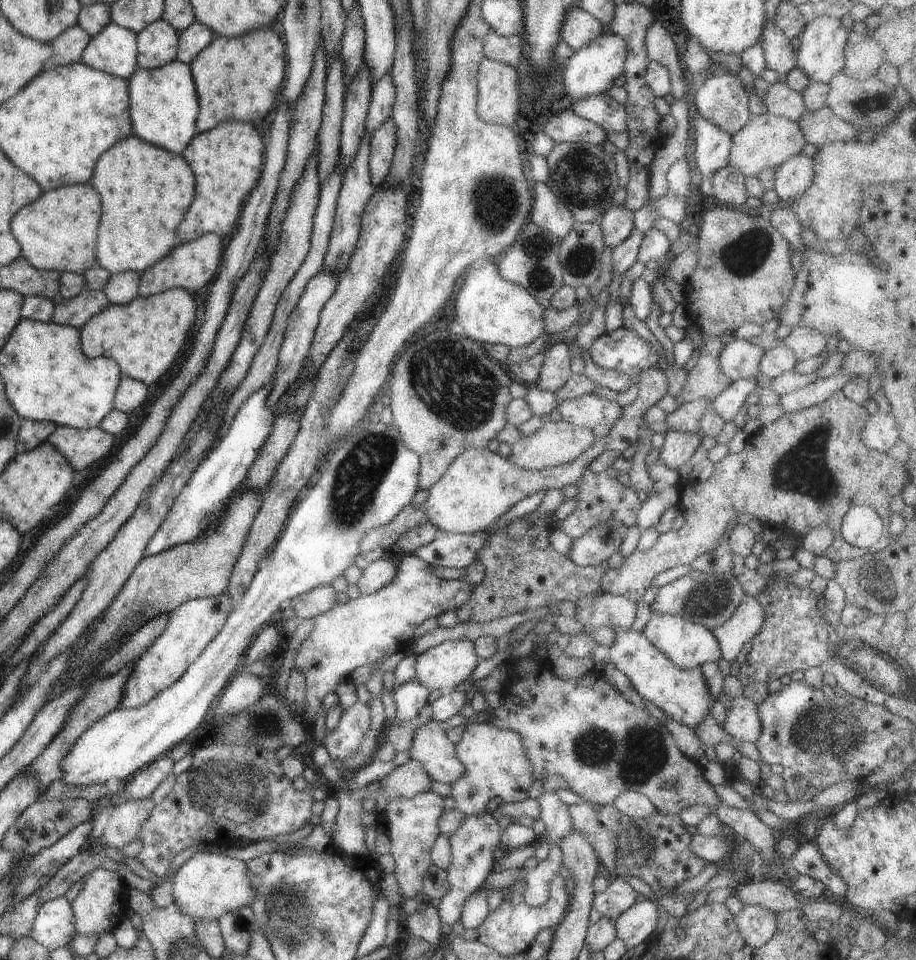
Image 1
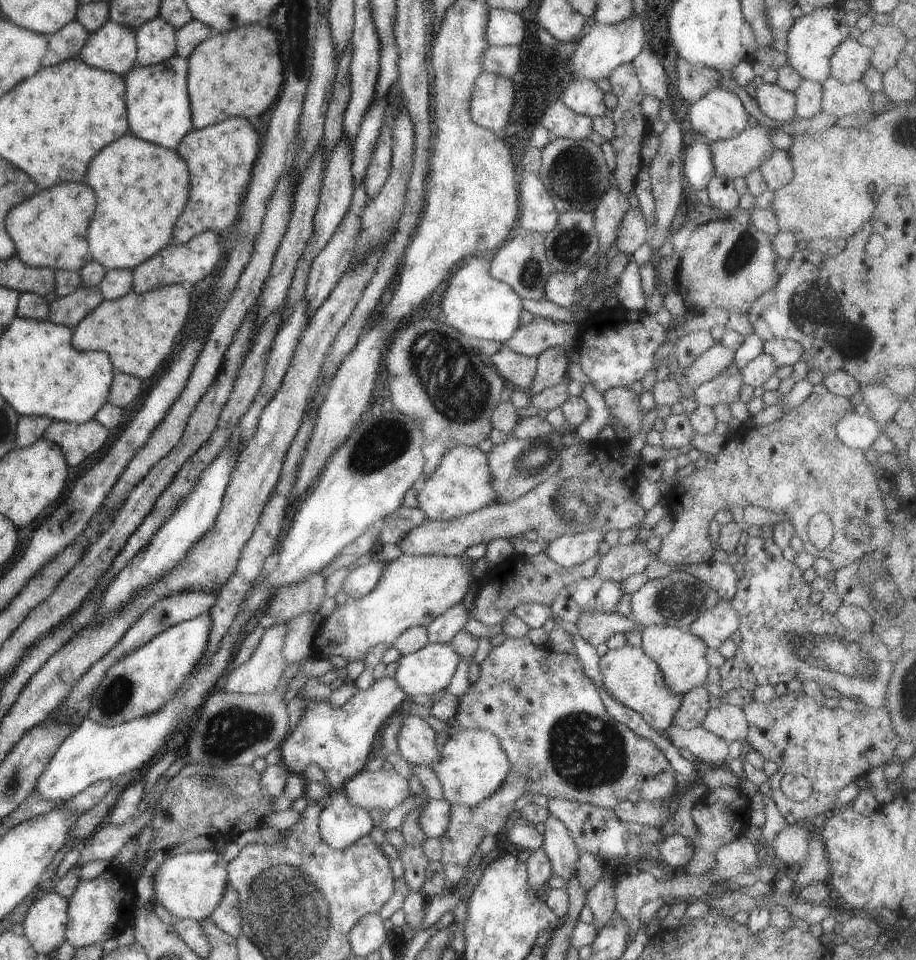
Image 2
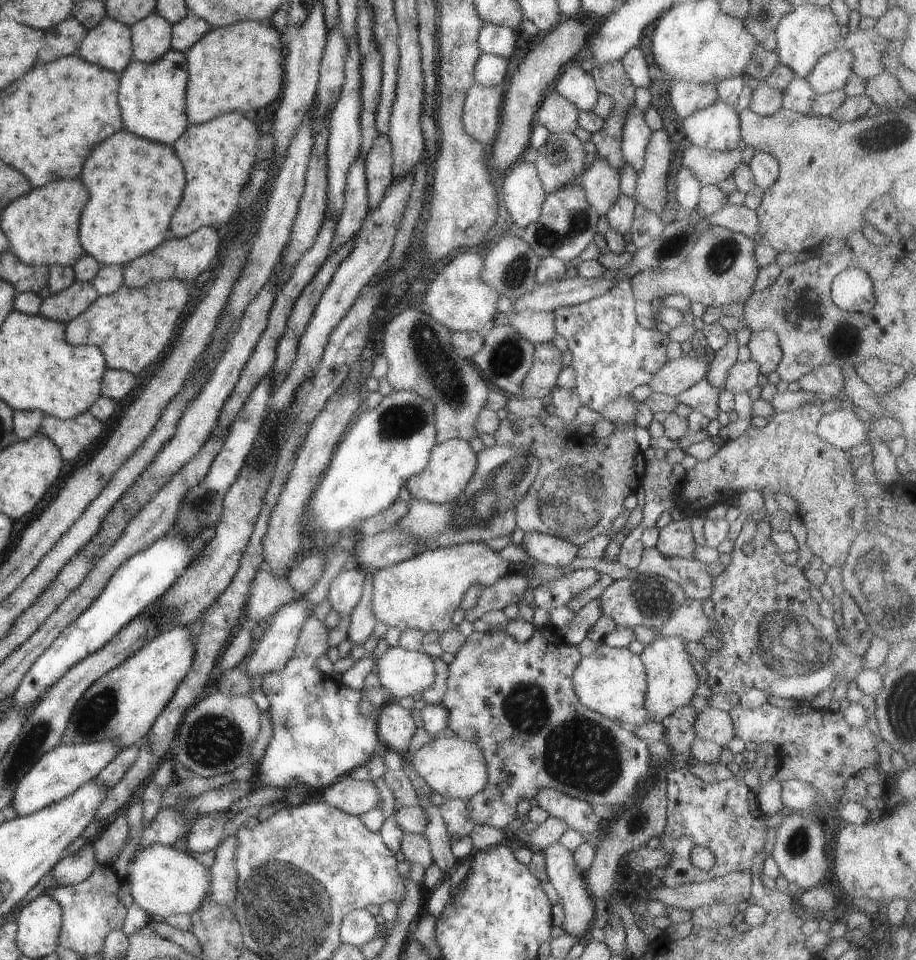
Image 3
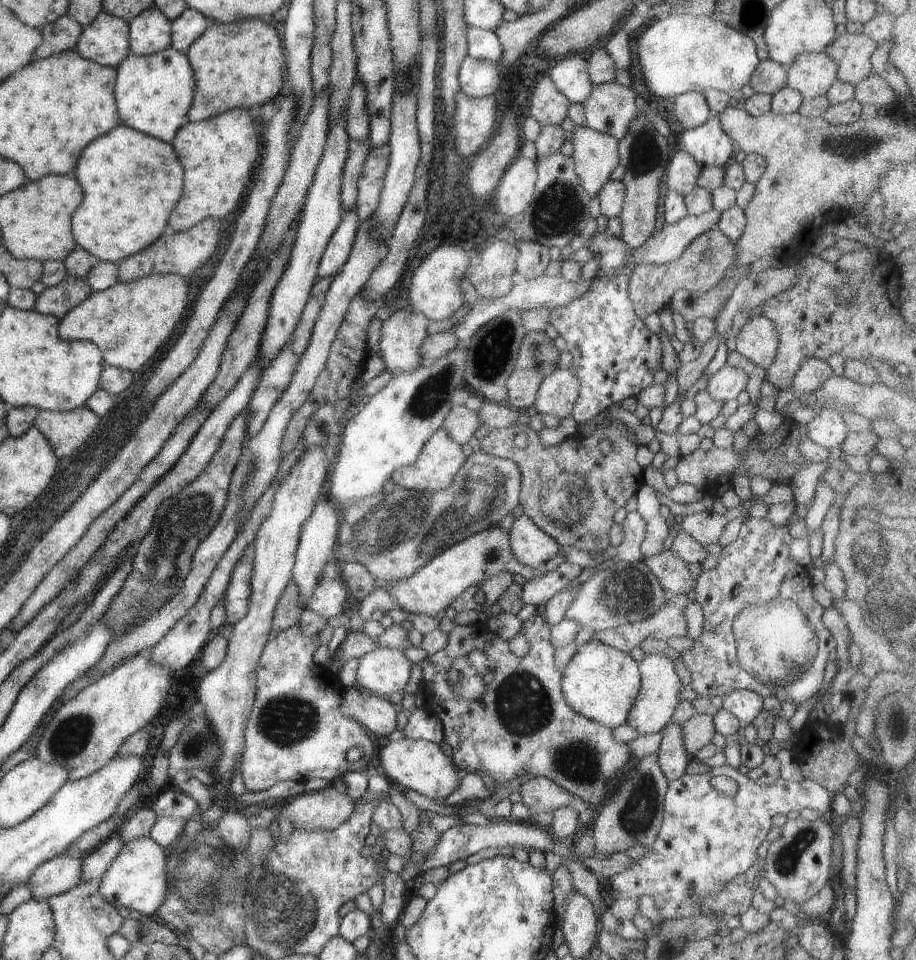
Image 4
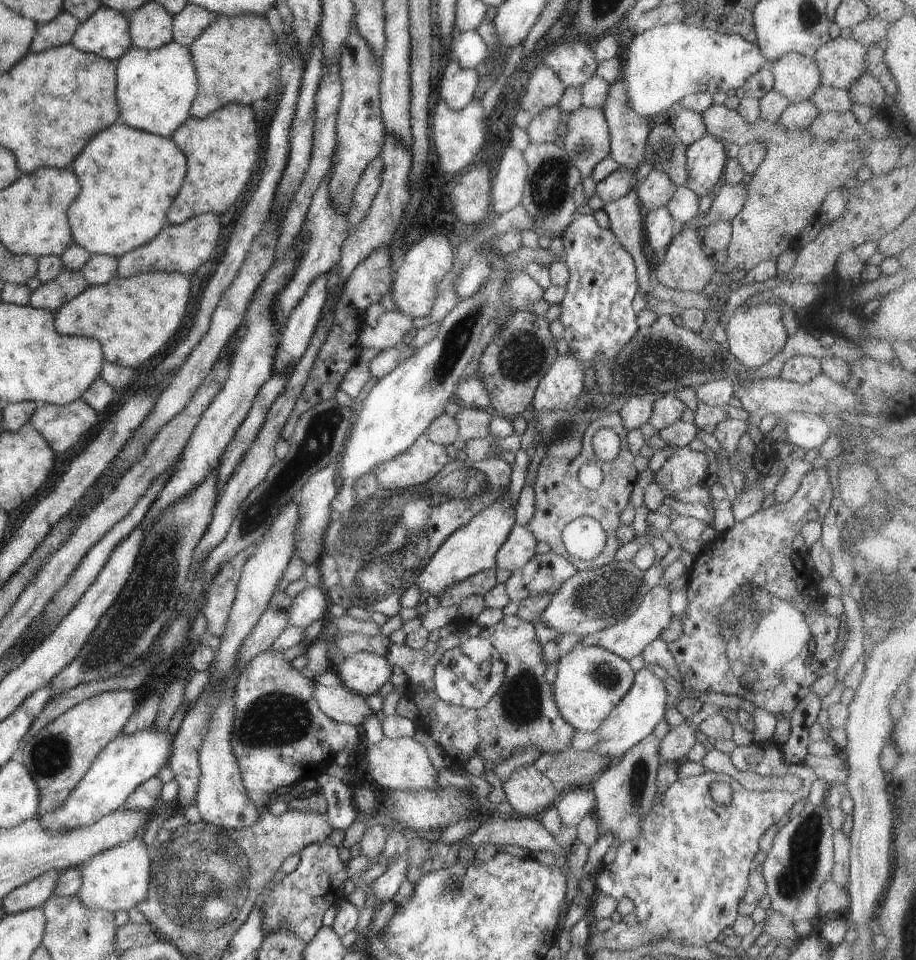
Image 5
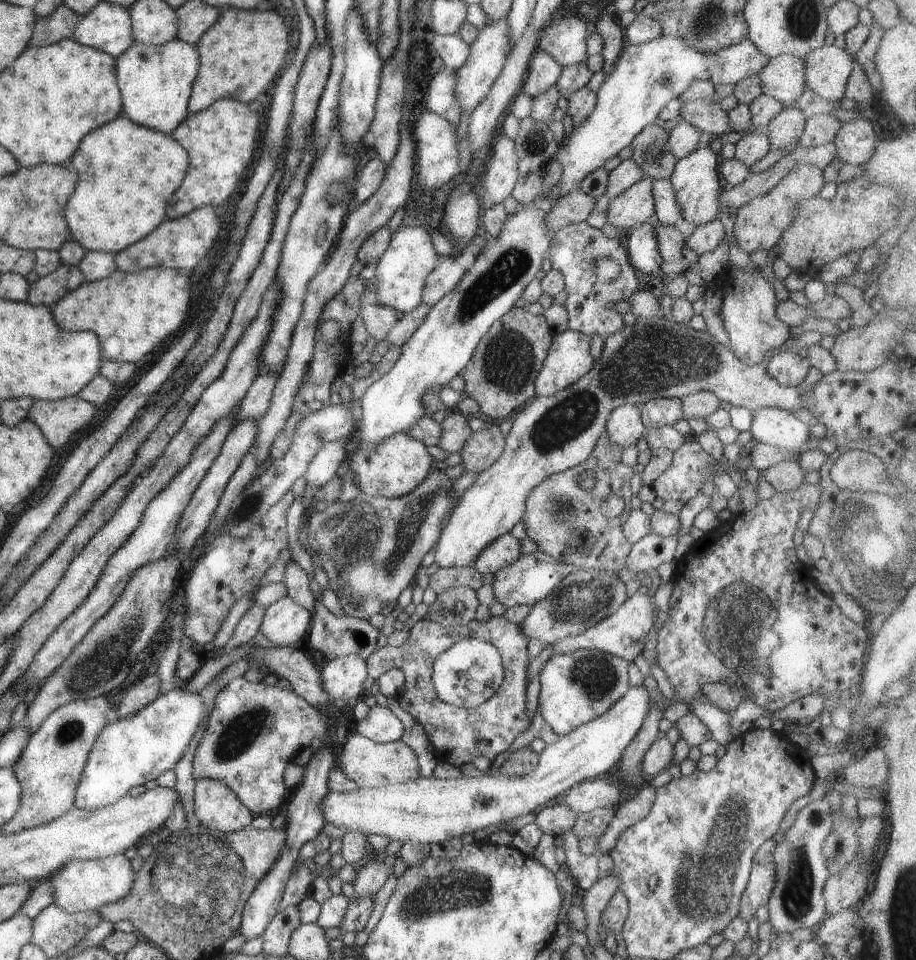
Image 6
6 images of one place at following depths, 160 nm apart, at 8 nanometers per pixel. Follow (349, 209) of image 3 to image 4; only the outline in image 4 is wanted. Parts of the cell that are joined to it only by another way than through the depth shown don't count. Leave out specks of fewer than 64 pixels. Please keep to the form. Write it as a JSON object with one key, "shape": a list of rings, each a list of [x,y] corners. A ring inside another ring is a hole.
{"shape":[[[355,210],[344,211],[341,219],[340,226],[334,231],[326,250],[322,253],[317,270],[318,281],[328,277],[333,279],[342,270],[350,254],[361,220]]]}

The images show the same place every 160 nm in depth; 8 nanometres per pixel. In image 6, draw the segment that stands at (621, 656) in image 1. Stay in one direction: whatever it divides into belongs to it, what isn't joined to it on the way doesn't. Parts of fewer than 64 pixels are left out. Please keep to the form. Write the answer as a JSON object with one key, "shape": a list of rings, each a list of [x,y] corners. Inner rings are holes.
{"shape":[[[580,649],[567,655],[552,655],[540,673],[540,716],[559,736],[601,717],[631,687],[630,667],[630,663],[622,657],[596,649]]]}

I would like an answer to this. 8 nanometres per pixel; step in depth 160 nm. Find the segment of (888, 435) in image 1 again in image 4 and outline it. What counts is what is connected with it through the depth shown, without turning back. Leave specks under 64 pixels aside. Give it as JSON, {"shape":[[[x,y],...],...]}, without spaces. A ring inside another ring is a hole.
{"shape":[[[820,409],[805,426],[808,438],[824,448],[839,449],[850,432],[843,415],[836,410]]]}

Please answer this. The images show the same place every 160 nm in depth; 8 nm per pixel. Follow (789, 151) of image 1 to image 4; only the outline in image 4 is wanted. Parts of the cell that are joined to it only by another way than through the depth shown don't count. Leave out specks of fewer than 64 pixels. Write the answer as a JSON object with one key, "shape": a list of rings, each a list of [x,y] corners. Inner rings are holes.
{"shape":[[[685,150],[676,153],[666,167],[666,188],[679,195],[688,194],[694,187],[702,166]]]}

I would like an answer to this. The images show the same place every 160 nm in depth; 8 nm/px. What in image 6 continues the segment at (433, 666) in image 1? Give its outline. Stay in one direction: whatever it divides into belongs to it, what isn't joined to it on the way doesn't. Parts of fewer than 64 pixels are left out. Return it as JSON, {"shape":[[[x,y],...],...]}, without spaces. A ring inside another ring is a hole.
{"shape":[[[354,654],[330,659],[319,670],[323,689],[333,700],[350,700],[365,697],[362,682],[368,676],[364,658]]]}

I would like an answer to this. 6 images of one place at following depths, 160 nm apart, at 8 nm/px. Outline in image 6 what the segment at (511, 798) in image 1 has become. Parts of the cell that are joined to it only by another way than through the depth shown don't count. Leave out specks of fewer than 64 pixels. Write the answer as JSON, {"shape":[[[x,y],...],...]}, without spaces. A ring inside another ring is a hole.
{"shape":[[[356,733],[348,734],[342,745],[342,755],[337,758],[335,768],[339,768],[352,782],[360,788],[380,787],[385,783],[395,785],[417,779],[418,762],[416,754],[401,740],[391,743],[377,743]]]}

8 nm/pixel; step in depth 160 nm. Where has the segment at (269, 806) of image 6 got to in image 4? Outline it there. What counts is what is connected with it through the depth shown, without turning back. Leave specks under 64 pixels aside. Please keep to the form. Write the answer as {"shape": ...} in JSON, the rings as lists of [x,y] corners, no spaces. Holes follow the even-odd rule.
{"shape":[[[296,624],[293,627],[287,628],[286,630],[271,636],[270,640],[265,644],[262,654],[260,655],[257,666],[255,701],[252,712],[250,713],[250,718],[248,719],[245,728],[245,745],[241,756],[241,763],[238,768],[238,773],[242,774],[242,782],[244,782],[245,787],[252,792],[268,790],[277,782],[282,782],[282,780],[303,782],[312,778],[322,778],[322,780],[328,780],[328,783],[332,783],[334,779],[338,780],[346,773],[352,773],[354,771],[363,773],[366,768],[369,768],[376,762],[378,747],[374,736],[358,721],[348,718],[340,708],[341,692],[344,690],[344,686],[341,685],[338,676],[334,673],[325,671],[323,668],[316,667],[316,664],[312,659],[314,652],[320,646],[317,635],[318,634],[314,636],[305,636],[299,630],[299,624]],[[356,747],[362,748],[362,756],[355,763],[350,763],[346,760],[346,752],[348,752],[350,748]]]}

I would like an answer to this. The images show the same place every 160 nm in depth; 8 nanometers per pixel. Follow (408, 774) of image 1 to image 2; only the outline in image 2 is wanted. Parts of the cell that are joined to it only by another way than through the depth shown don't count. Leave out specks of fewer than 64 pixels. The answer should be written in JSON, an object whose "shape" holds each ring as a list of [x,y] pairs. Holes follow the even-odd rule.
{"shape":[[[392,769],[362,770],[343,784],[343,792],[351,805],[368,812],[379,808],[386,813],[409,796],[408,781]]]}

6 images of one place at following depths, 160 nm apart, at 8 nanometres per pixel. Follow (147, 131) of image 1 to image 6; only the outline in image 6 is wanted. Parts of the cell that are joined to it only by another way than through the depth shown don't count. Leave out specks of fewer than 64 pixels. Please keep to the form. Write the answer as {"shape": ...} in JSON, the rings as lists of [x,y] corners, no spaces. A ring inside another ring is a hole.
{"shape":[[[178,38],[161,45],[134,43],[116,61],[124,115],[143,127],[171,135],[190,113],[188,101],[200,66],[197,46]]]}

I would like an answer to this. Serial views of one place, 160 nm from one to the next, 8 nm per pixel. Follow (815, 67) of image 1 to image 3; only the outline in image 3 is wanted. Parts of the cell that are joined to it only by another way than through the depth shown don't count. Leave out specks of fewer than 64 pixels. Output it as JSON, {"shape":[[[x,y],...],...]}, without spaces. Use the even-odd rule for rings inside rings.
{"shape":[[[809,3],[796,6],[793,11],[782,16],[776,25],[775,51],[780,64],[791,68],[796,76],[804,79],[818,59],[821,59],[826,53],[842,47],[843,38],[840,27],[837,16],[829,6],[821,7]]]}

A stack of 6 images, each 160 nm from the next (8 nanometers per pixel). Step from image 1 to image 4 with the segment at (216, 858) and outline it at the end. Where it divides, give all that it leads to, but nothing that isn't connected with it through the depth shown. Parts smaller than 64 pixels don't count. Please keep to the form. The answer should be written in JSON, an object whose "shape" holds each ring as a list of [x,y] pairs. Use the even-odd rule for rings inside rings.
{"shape":[[[149,837],[124,843],[109,869],[101,876],[101,895],[112,905],[154,916],[155,910],[164,902],[170,886],[167,864],[166,849]]]}

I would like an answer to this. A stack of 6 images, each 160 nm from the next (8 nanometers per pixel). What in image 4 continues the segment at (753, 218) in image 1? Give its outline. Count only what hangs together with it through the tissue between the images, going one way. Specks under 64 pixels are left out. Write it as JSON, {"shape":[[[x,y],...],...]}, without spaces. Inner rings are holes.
{"shape":[[[714,228],[695,238],[672,262],[654,266],[650,263],[636,265],[629,278],[629,295],[634,313],[642,320],[649,314],[658,313],[677,290],[705,293],[722,282],[724,271],[735,261],[737,248],[720,229]]]}

